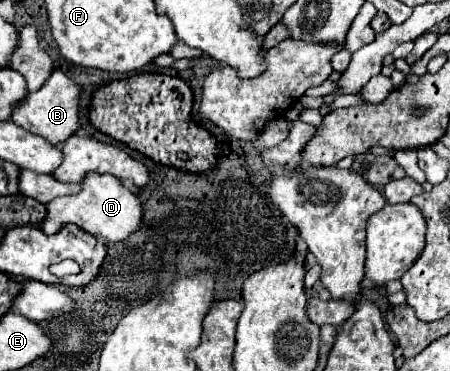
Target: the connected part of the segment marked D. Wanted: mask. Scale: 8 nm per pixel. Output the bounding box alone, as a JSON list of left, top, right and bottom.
[40,172,140,242]

